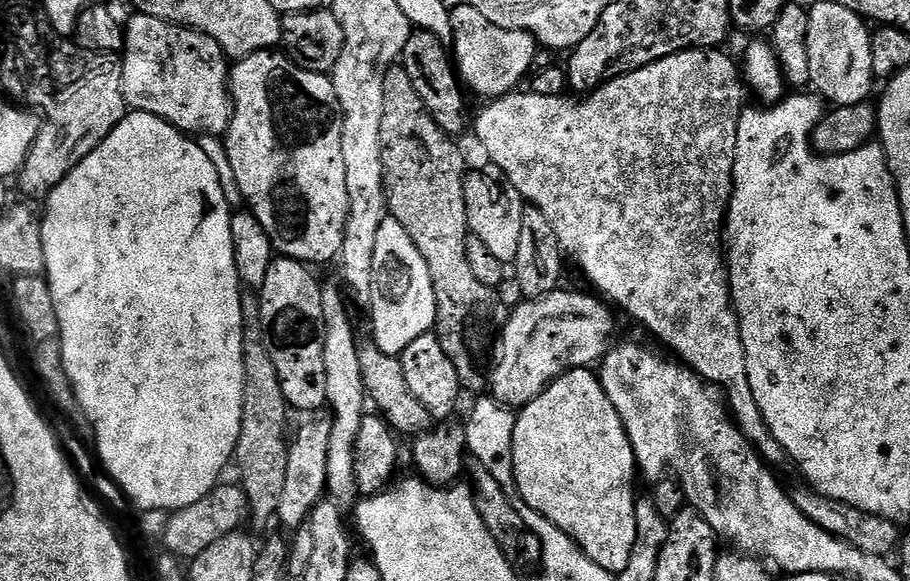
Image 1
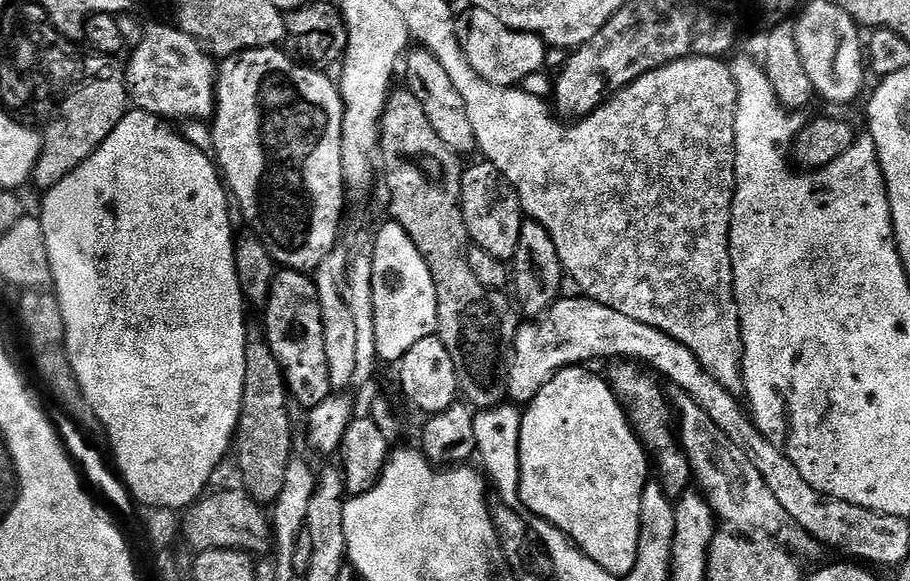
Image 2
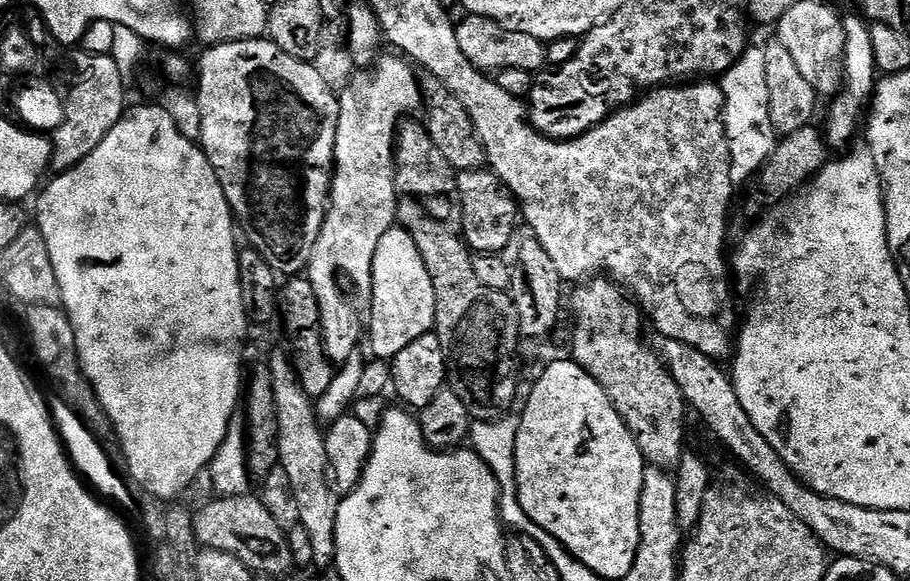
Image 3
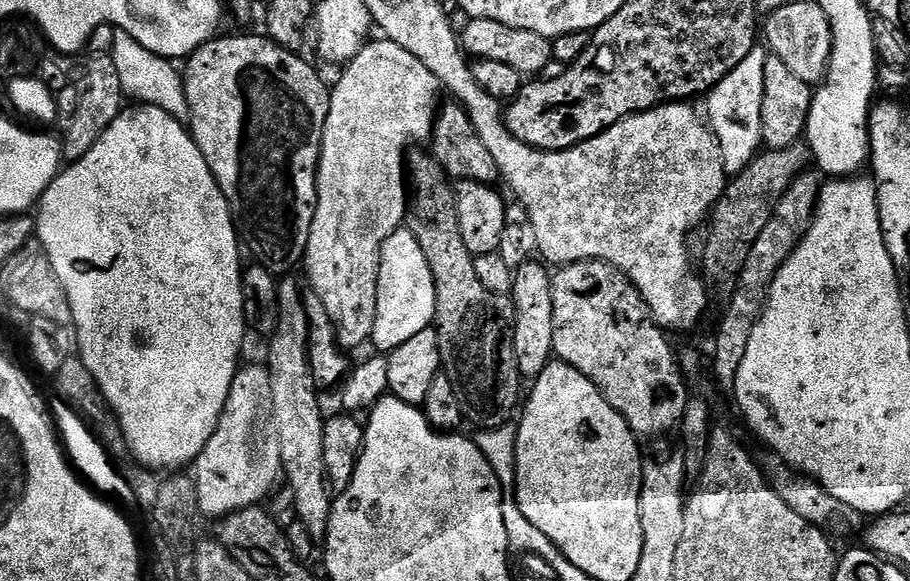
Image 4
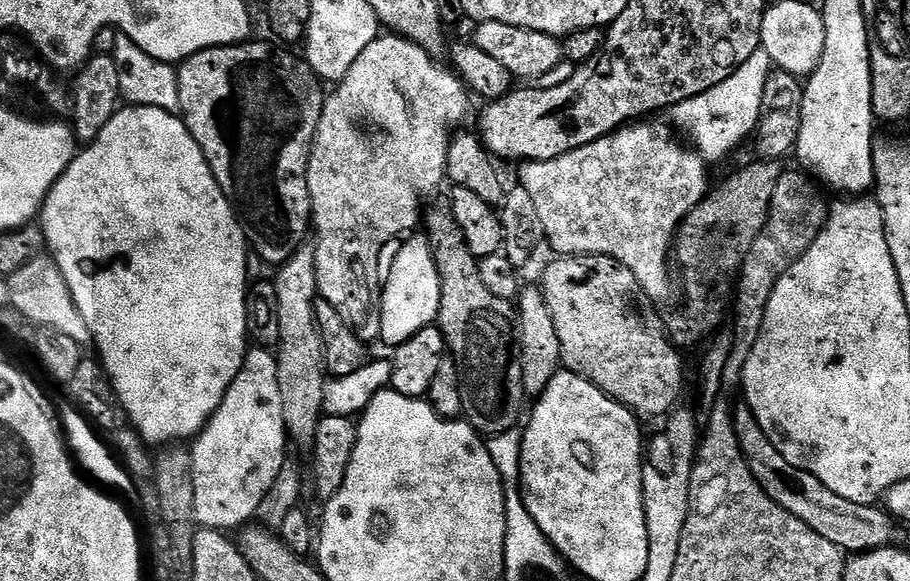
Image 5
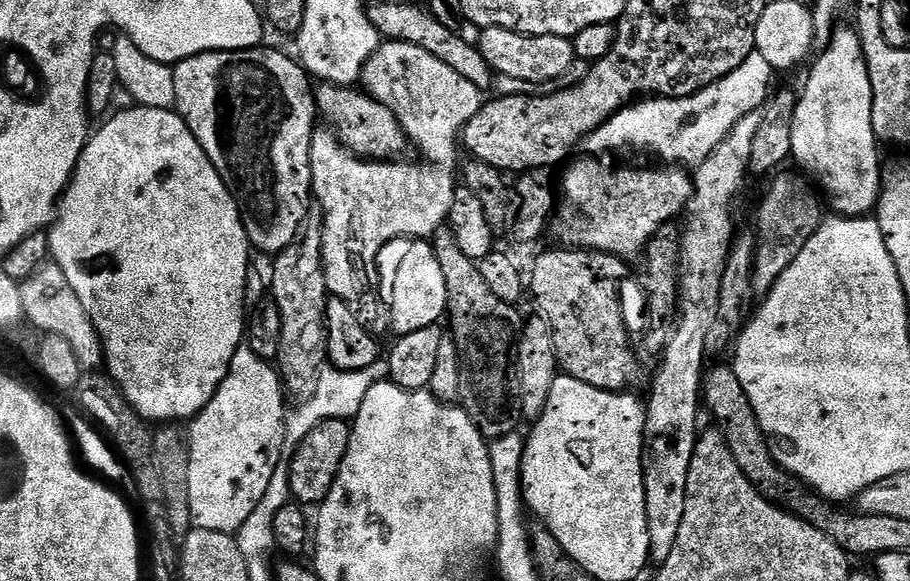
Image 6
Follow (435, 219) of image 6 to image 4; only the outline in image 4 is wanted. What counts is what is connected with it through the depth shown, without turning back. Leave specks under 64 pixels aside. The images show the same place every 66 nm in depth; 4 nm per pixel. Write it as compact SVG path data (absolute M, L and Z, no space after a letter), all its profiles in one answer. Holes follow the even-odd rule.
M379 38L380 40L369 39L360 49L355 57L343 65L340 77L330 88L330 114L326 116L326 126L322 130L322 146L320 147L320 161L316 171L316 189L318 198L316 199L316 213L314 214L314 226L310 226L310 242L304 251L302 268L308 271L307 287L318 298L322 298L322 306L326 306L326 314L330 314L330 322L334 329L336 343L341 349L360 348L367 345L372 339L374 322L376 321L376 311L378 310L378 270L380 269L380 248L405 223L408 215L408 202L410 199L409 189L406 187L406 150L413 147L412 140L427 141L432 134L432 123L436 121L438 111L438 101L442 96L440 83L410 54L410 50L402 50L393 40Z

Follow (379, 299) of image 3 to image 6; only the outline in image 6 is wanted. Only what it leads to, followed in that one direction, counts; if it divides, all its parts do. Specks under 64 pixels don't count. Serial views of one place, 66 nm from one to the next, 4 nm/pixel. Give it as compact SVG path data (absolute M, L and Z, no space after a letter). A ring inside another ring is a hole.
M416 238L404 252L396 273L392 276L392 300L390 299L390 328L397 337L414 334L414 330L426 330L426 326L440 324L448 310L446 278L431 243Z

